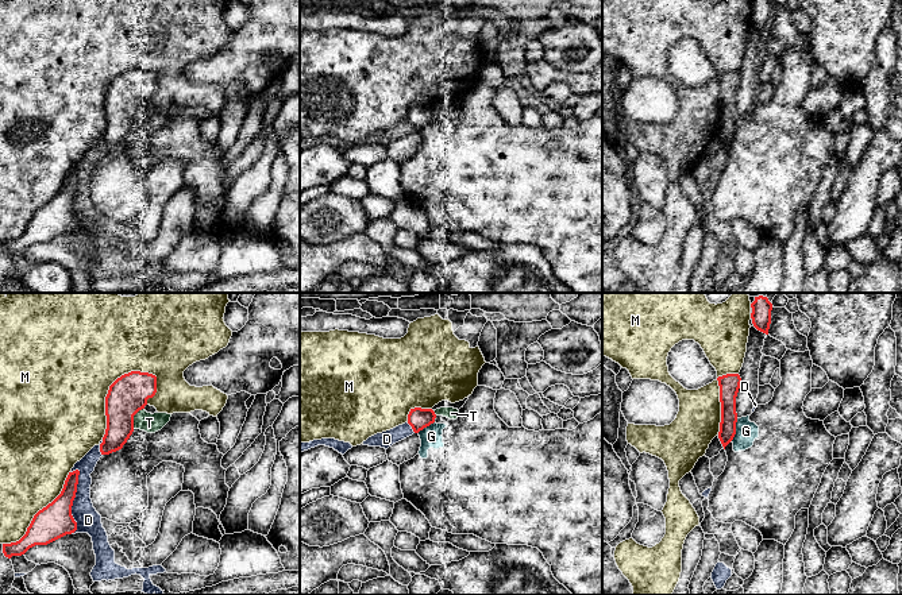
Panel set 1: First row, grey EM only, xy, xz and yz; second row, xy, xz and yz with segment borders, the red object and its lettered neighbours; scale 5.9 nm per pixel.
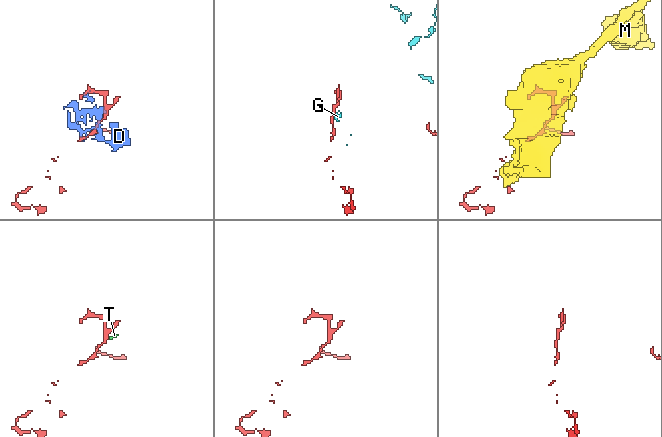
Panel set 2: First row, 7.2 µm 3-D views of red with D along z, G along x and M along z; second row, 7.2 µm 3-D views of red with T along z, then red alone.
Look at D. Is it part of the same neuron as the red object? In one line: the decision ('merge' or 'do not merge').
do not merge

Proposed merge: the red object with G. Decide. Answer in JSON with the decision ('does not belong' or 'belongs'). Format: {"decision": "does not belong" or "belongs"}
{"decision": "does not belong"}

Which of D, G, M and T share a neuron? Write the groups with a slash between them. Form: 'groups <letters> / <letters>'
groups D G / M / T

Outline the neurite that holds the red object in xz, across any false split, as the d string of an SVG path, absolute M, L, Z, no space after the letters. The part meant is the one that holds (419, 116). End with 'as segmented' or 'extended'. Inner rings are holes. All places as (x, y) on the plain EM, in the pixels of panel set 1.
M415 105L408 112L408 121L415 131L419 131L424 125L435 120L436 112L432 107Z; as segmented

